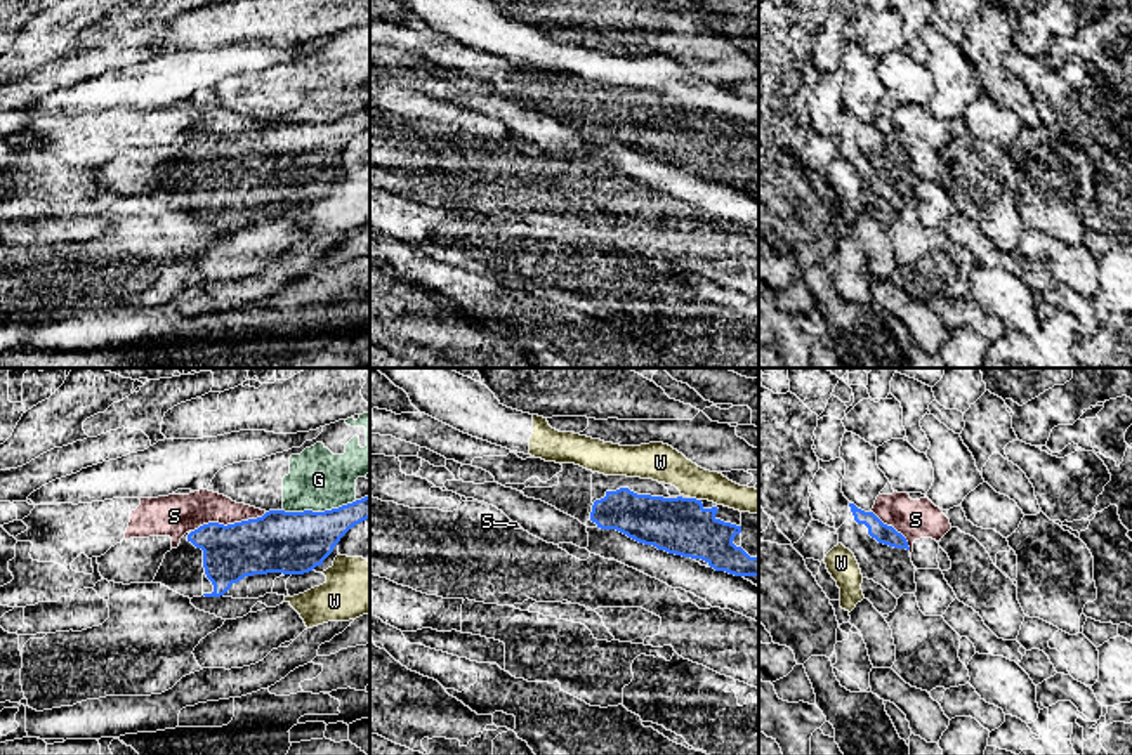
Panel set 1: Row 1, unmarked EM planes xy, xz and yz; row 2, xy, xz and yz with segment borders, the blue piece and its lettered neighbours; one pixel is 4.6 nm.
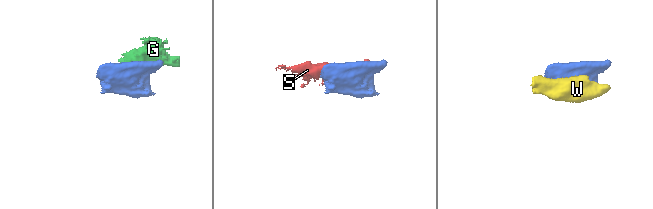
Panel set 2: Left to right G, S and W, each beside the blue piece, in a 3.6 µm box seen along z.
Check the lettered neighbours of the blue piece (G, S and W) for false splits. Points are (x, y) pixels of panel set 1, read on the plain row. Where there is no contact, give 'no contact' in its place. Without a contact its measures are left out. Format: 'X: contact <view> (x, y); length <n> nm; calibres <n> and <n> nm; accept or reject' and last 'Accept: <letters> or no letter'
G: contact xy (320, 124); length 340 nm; calibres 280 and 280 nm; reject
S: contact xy (228, 136); length 360 nm; calibres 280 and 190 nm; reject
W: contact xz (695, 110); length 60 nm; calibres 260 and 180 nm; reject
Accept: no letter

